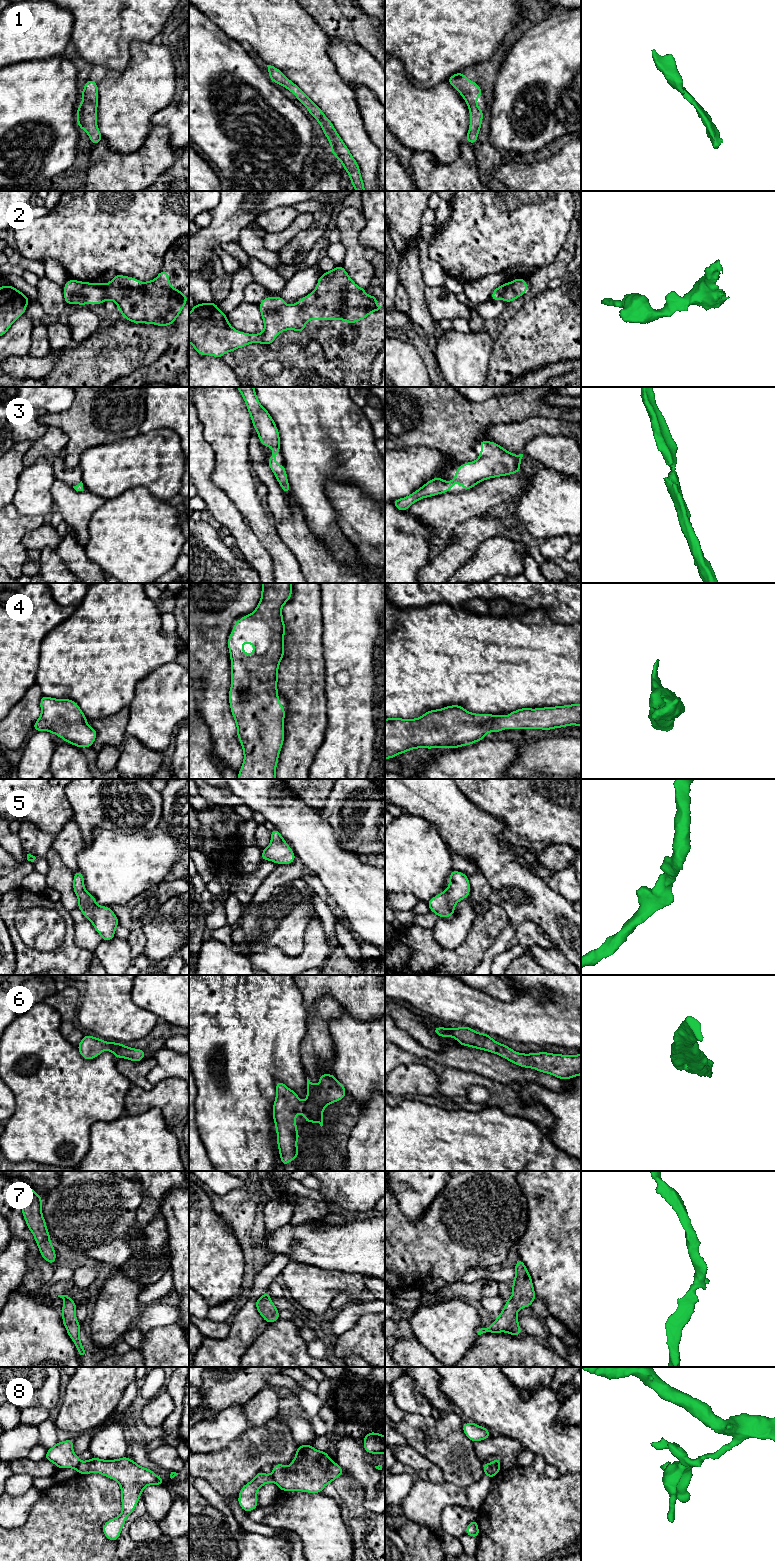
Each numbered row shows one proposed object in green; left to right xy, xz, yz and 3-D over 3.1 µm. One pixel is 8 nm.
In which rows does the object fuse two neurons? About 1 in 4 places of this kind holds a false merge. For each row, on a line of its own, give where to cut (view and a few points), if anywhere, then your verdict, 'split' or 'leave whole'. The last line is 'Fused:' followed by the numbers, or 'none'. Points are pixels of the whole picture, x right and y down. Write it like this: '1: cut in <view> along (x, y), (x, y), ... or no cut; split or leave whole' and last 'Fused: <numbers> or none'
1: no cut; leave whole
2: no cut; leave whole
3: no cut; leave whole
4: no cut; leave whole
5: no cut; leave whole
6: no cut; leave whole
7: no cut; leave whole
8: cut in xz along (271, 1474), (273, 1480); split
Fused: 8

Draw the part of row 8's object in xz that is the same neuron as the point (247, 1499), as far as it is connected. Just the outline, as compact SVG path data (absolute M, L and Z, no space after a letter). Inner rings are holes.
M259 1471L254 1479L241 1488L238 1496L240 1507L245 1512L252 1511L259 1507L257 1503L257 1492L263 1485L270 1482L273 1482L272 1474L268 1475Z

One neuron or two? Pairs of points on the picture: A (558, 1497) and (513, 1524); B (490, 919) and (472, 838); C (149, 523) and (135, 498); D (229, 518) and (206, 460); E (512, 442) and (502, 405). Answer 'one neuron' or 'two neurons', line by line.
A: one neuron
B: two neurons
C: one neuron
D: one neuron
E: two neurons

